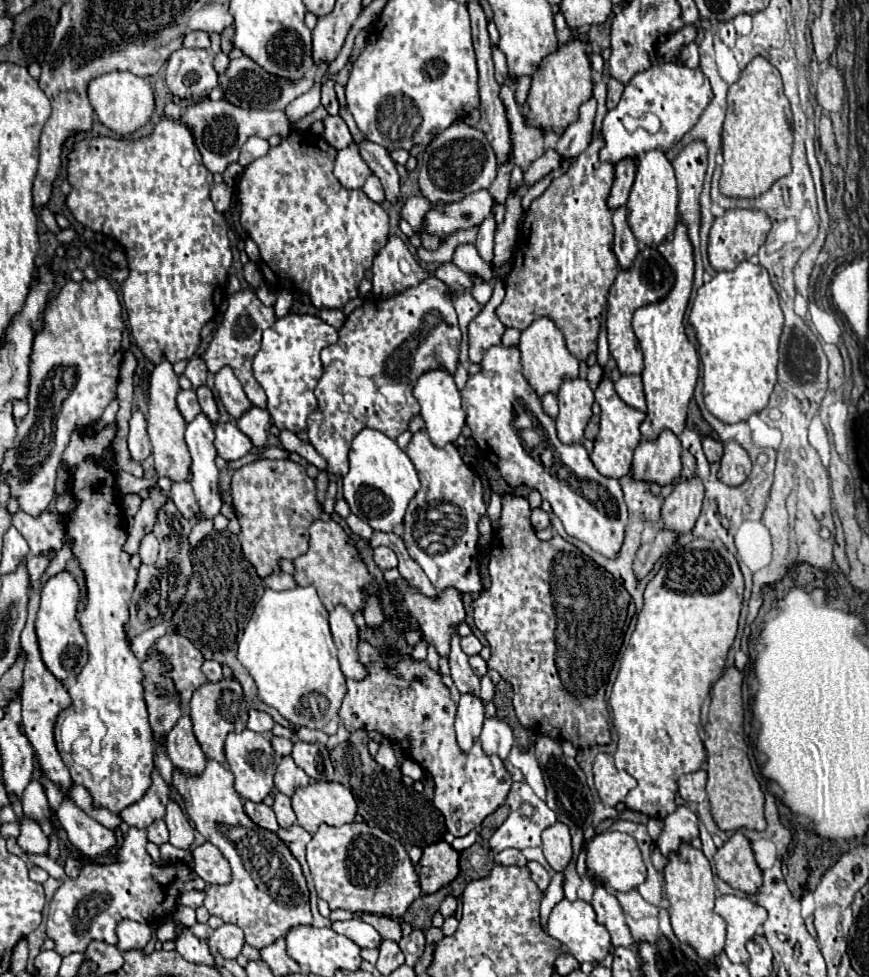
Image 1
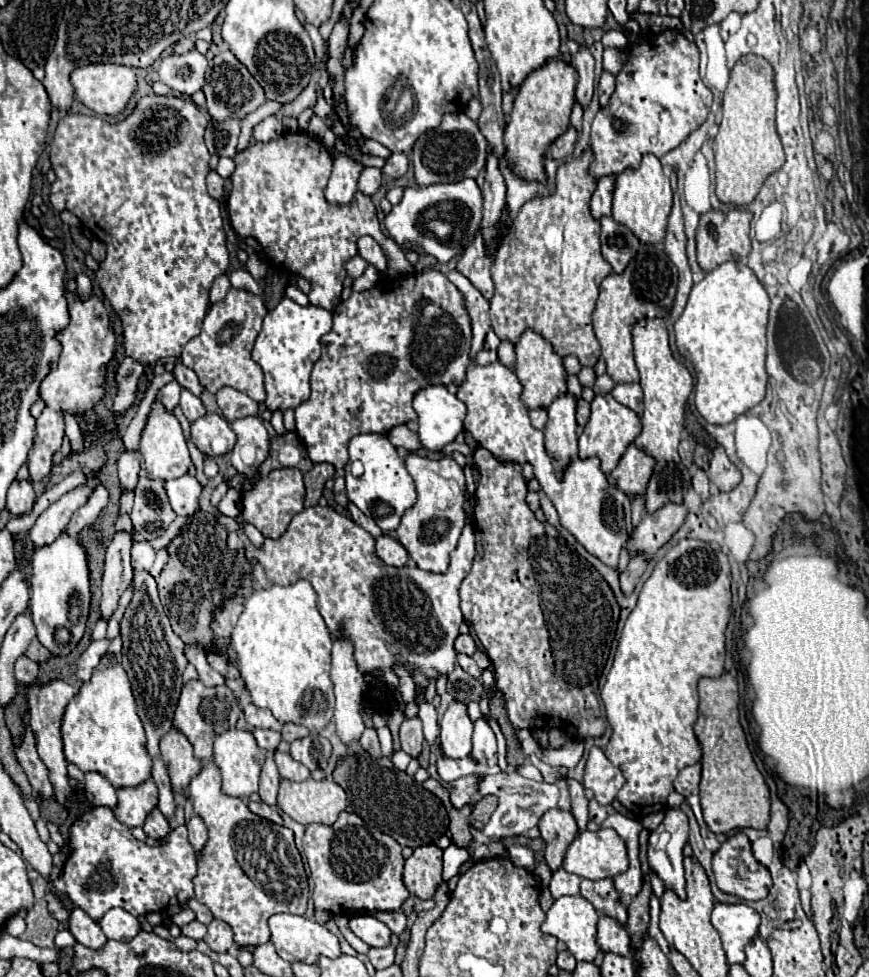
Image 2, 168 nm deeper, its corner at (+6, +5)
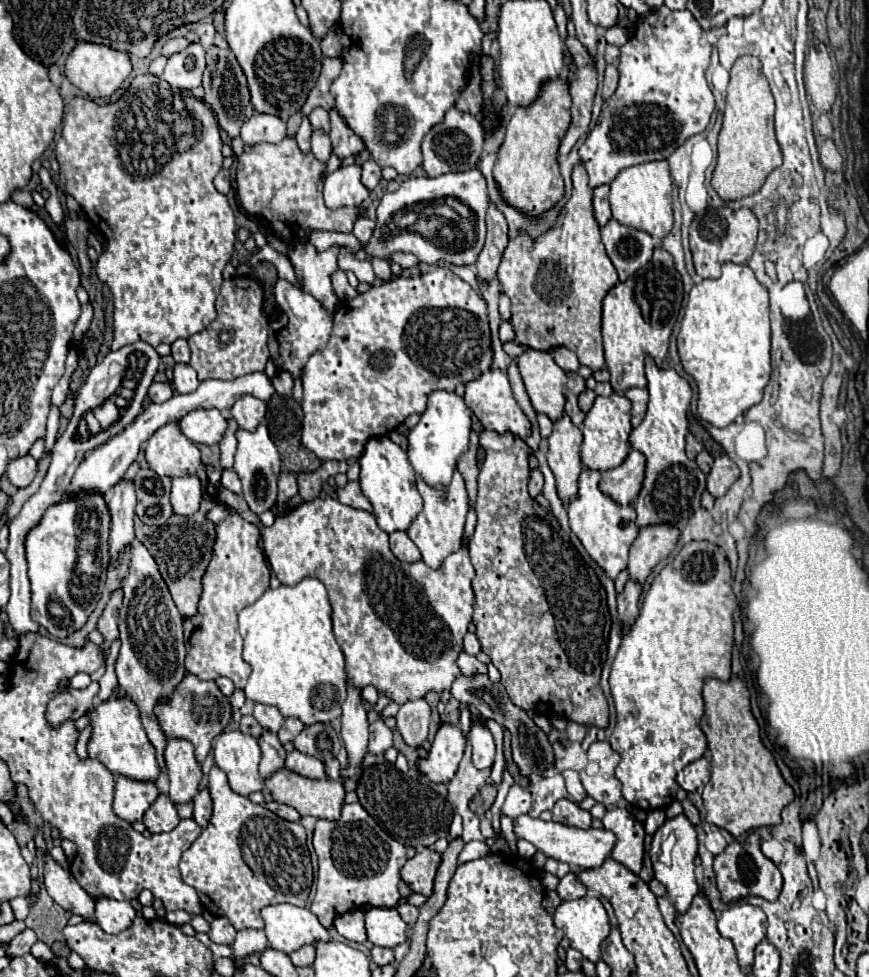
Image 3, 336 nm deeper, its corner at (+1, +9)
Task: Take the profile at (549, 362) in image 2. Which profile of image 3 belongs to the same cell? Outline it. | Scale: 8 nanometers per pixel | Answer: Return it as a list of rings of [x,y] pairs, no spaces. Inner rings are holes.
[[[531,348],[519,356],[517,364],[533,408],[557,420],[565,406],[567,372],[557,366],[549,352]]]

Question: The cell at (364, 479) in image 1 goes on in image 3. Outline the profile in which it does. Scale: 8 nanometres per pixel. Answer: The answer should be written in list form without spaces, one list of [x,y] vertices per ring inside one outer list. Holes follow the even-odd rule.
[[[389,436],[371,438],[365,444],[363,454],[359,456],[359,466],[361,466],[359,484],[361,484],[363,496],[373,506],[373,514],[377,518],[379,528],[389,534],[395,530],[407,530],[411,520],[423,508],[423,498],[415,488],[415,470],[407,460],[407,452],[401,450],[401,446],[397,446]]]

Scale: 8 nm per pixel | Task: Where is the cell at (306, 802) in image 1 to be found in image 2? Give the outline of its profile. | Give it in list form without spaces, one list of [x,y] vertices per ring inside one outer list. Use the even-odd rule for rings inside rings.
[[[280,780],[278,788],[278,808],[288,814],[292,820],[300,824],[334,824],[338,814],[346,808],[346,792],[334,782],[334,780],[304,780],[304,782],[292,782],[292,780]]]

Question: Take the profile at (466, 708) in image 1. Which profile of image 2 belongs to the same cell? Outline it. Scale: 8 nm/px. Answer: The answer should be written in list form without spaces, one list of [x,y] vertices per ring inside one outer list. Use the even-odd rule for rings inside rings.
[[[452,702],[440,722],[440,746],[448,758],[466,758],[472,750],[472,720],[466,714],[466,704]]]

